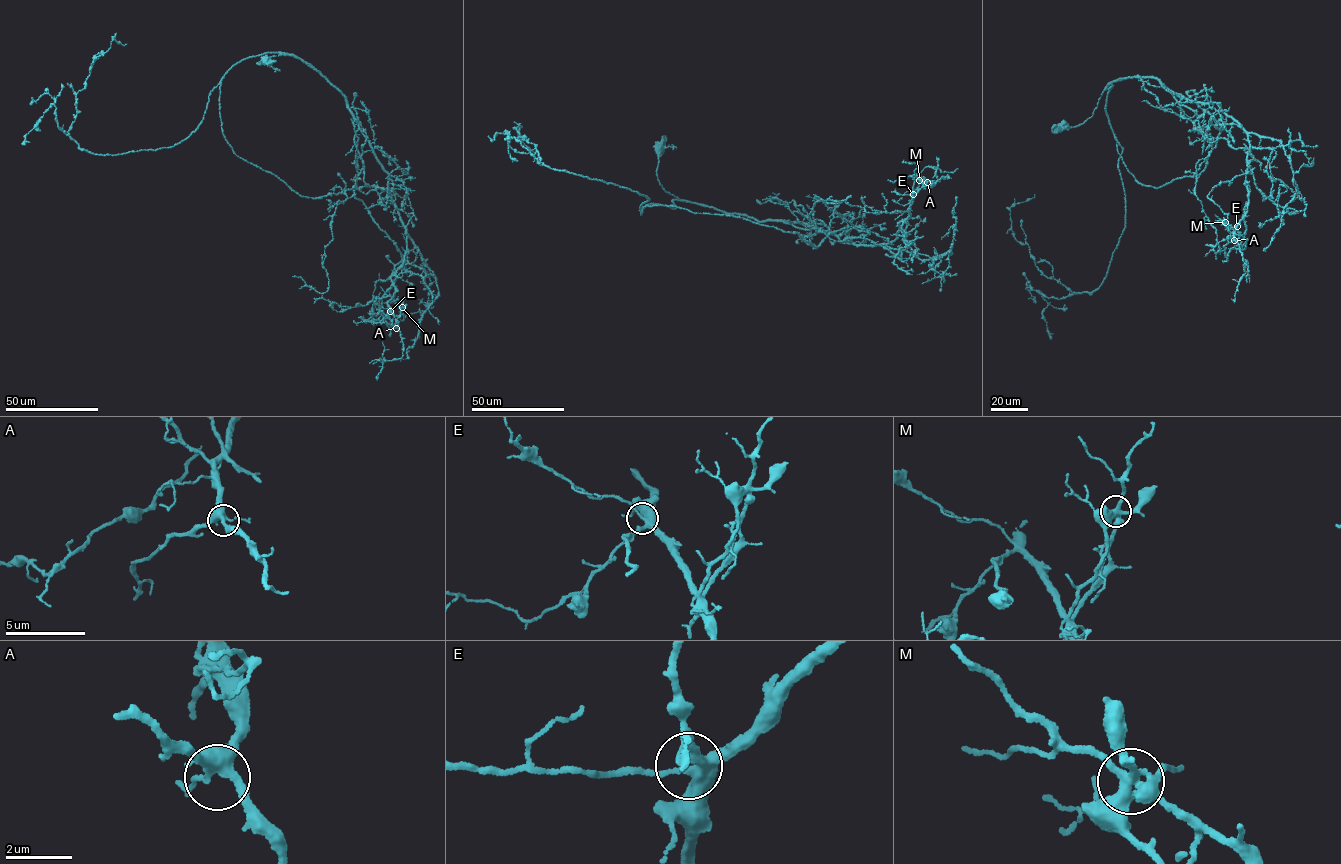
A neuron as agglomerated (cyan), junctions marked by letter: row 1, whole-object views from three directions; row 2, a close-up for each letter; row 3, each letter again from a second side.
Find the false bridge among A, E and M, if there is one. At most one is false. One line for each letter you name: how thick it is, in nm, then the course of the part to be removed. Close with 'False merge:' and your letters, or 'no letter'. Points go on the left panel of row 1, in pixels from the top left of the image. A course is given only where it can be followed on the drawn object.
M: Thickness 400 nm. Course of the part to remove: (402, 307), (395, 321), (398, 322), (396, 322)
False merge: M

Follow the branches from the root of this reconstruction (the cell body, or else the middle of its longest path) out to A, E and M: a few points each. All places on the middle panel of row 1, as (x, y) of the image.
A: (659, 149), (660, 184), (681, 200), (803, 223), (856, 245), (895, 239), (927, 182)
E: (659, 149), (660, 184), (681, 200), (759, 221), (803, 223), (856, 245), (895, 239), (913, 194)
M: (659, 149), (660, 184), (681, 200), (759, 221), (803, 223), (856, 245), (898, 236), (920, 180)

